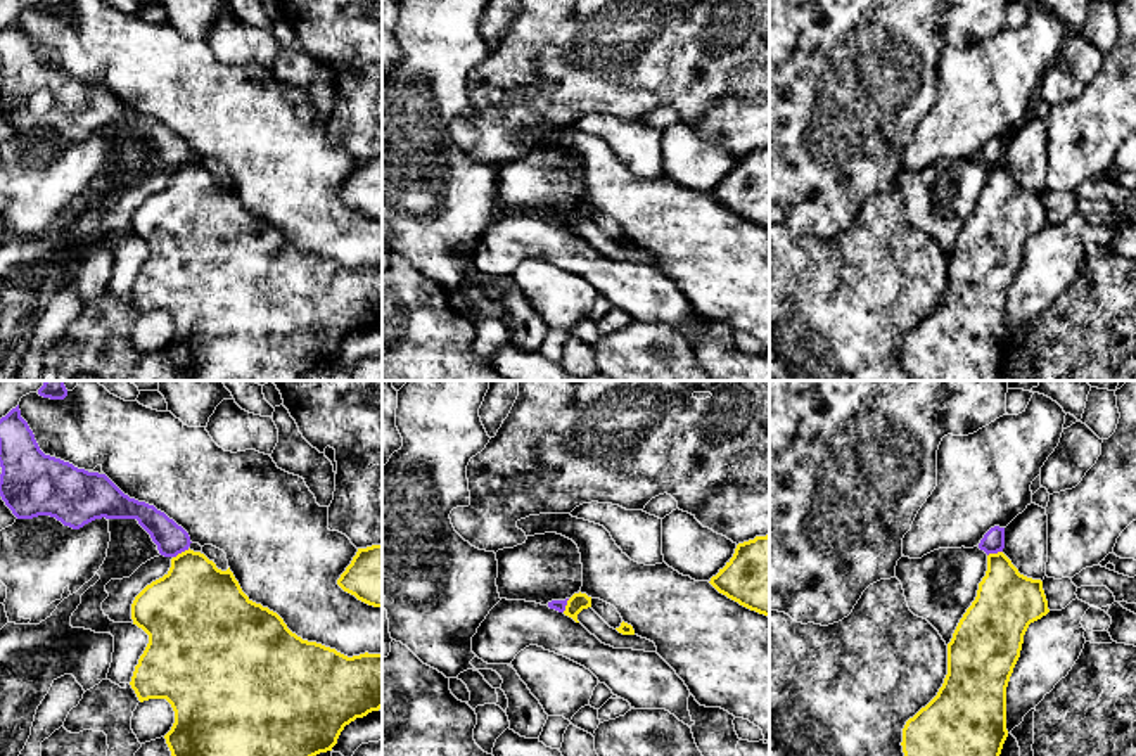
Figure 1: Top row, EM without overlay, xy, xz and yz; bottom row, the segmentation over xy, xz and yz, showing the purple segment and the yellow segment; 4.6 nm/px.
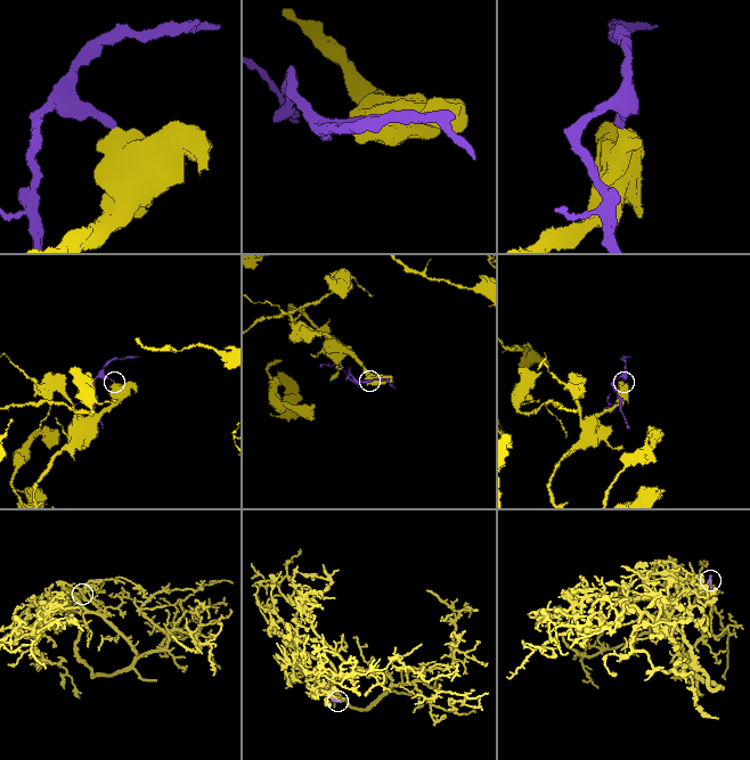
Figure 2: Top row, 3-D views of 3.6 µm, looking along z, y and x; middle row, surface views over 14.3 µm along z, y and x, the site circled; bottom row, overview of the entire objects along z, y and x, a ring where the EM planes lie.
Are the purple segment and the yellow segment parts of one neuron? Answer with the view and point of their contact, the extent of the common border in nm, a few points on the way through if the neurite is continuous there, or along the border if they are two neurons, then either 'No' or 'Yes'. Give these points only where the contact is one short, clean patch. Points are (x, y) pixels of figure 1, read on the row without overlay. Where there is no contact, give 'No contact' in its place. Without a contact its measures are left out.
Touches purple at xy (180, 165). Shared border 90 nm. Boundary: xy (189, 161), (173, 170). No

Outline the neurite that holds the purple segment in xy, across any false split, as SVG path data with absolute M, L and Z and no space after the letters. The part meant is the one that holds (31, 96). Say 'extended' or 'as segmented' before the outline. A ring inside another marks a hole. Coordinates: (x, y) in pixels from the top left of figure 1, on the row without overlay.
as segmented; M19 17L0 31L0 80L0 109L17 131L50 128L73 142L102 130L137 131L164 170L192 156L182 138L124 107L105 86L45 67Z

